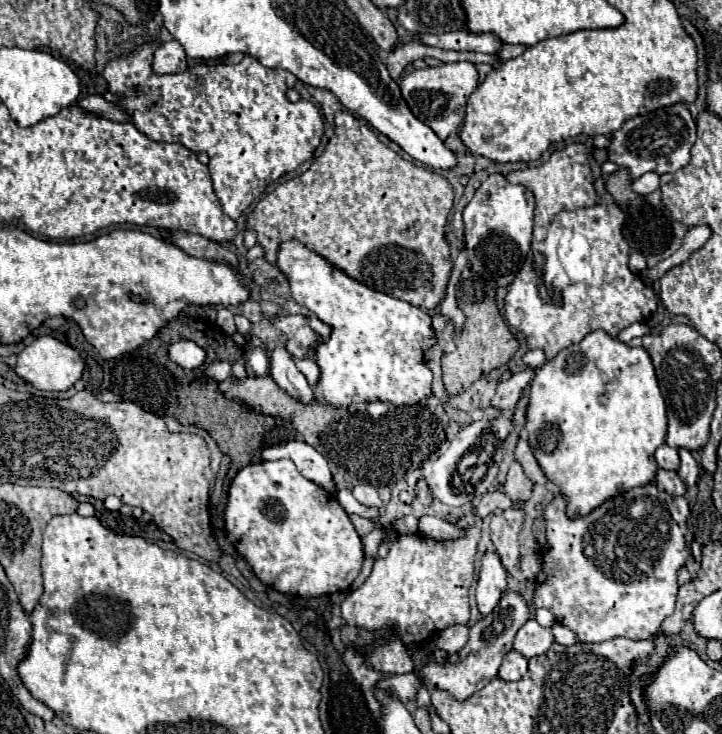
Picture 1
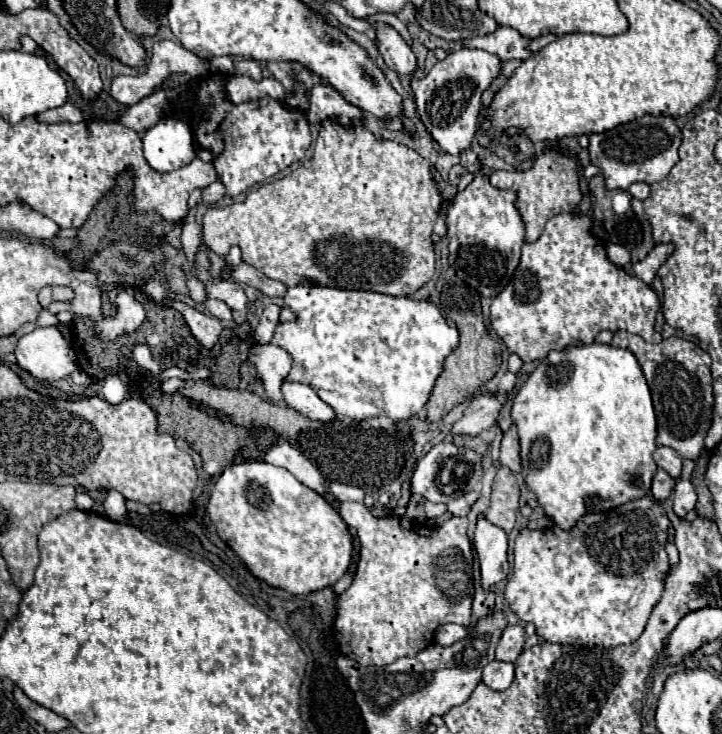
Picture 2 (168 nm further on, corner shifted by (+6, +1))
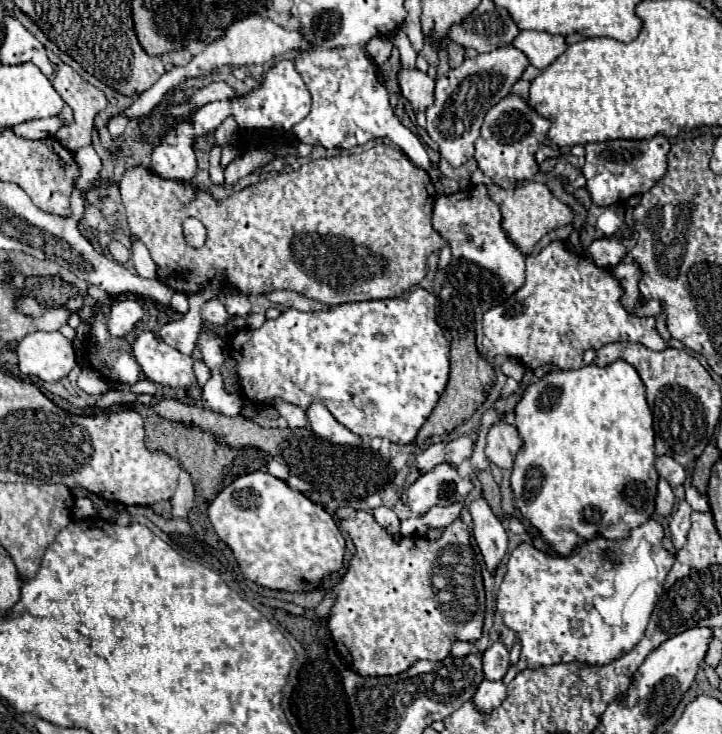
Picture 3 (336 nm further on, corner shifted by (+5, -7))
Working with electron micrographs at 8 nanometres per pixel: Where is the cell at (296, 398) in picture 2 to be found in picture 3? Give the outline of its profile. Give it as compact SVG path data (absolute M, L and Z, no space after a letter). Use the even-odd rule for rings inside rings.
M311 403L305 415L315 435L339 445L361 445L361 439L355 433L351 433L347 427L343 427L323 403Z

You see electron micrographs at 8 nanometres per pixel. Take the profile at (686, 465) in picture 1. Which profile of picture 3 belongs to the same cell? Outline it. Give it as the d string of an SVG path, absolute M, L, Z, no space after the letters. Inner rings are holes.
M683 499L679 501L675 513L671 515L671 523L669 523L669 529L671 529L671 541L675 545L675 549L681 549L683 543L685 543L685 537L687 537L687 531L691 527L691 505Z

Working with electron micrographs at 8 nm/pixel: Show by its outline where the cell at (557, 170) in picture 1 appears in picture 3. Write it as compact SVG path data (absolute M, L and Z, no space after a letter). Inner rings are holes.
M519 183L515 189L503 189L499 185L489 187L491 199L495 199L501 205L503 213L503 229L507 231L509 239L525 253L529 255L537 241L547 235L547 231L553 231L555 227L563 227L573 221L575 213L569 205L561 203L553 191L545 183Z

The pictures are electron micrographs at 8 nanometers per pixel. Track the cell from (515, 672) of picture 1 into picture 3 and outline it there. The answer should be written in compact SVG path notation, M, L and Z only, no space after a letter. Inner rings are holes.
M483 679L483 683L479 685L473 697L473 703L481 713L485 713L485 711L493 711L495 707L499 707L505 699L507 699L507 685L503 681Z

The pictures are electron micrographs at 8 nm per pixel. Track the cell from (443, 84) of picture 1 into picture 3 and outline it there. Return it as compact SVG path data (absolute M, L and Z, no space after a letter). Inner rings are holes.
M501 47L471 59L465 59L459 67L449 69L449 73L437 77L433 105L427 107L427 127L429 137L439 145L439 153L451 167L461 167L475 153L475 141L483 125L485 113L509 95L513 83L521 77L523 69L529 65L527 57L515 47Z

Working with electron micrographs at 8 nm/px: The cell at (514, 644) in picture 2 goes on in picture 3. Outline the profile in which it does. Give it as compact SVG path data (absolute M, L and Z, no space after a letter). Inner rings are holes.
M497 641L483 653L483 673L487 679L503 679L503 675L509 669L509 649Z

